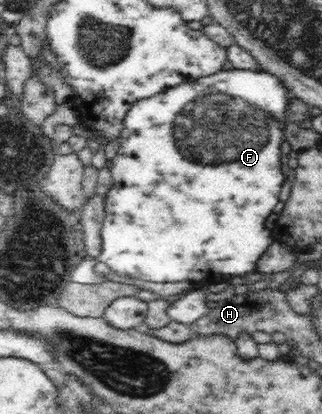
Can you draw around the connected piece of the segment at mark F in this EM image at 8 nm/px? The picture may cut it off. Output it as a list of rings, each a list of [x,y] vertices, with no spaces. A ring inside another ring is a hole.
[[[228,66],[215,74],[202,76],[195,82],[165,89],[151,98],[138,99],[131,104],[123,118],[123,130],[118,137],[121,146],[111,160],[113,166],[109,174],[113,182],[104,198],[105,212],[100,230],[102,252],[99,252],[96,260],[105,262],[117,274],[160,283],[189,280],[198,285],[214,285],[233,276],[242,276],[255,271],[257,260],[274,240],[274,231],[265,226],[265,220],[273,212],[275,204],[279,204],[279,192],[285,180],[281,172],[281,162],[279,162],[281,158],[279,148],[281,148],[281,142],[285,141],[283,126],[287,120],[283,112],[287,108],[287,100],[290,97],[291,94],[283,88],[283,84],[271,74],[233,69]]]

